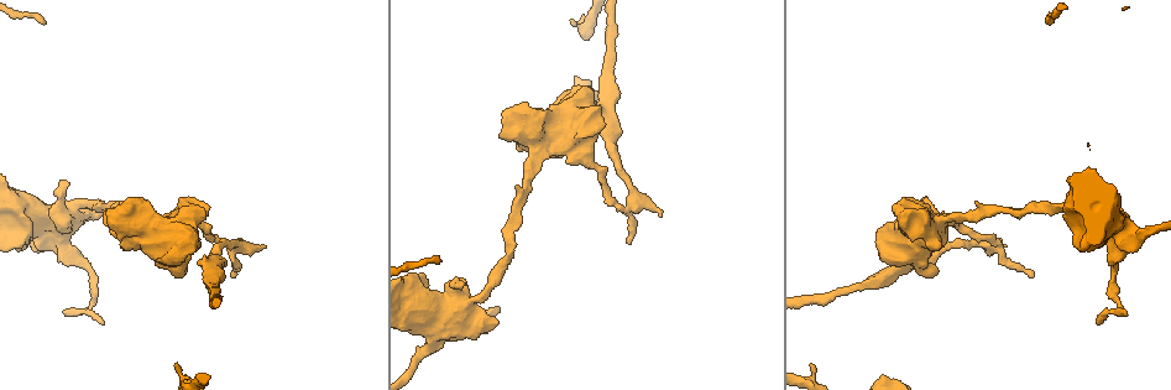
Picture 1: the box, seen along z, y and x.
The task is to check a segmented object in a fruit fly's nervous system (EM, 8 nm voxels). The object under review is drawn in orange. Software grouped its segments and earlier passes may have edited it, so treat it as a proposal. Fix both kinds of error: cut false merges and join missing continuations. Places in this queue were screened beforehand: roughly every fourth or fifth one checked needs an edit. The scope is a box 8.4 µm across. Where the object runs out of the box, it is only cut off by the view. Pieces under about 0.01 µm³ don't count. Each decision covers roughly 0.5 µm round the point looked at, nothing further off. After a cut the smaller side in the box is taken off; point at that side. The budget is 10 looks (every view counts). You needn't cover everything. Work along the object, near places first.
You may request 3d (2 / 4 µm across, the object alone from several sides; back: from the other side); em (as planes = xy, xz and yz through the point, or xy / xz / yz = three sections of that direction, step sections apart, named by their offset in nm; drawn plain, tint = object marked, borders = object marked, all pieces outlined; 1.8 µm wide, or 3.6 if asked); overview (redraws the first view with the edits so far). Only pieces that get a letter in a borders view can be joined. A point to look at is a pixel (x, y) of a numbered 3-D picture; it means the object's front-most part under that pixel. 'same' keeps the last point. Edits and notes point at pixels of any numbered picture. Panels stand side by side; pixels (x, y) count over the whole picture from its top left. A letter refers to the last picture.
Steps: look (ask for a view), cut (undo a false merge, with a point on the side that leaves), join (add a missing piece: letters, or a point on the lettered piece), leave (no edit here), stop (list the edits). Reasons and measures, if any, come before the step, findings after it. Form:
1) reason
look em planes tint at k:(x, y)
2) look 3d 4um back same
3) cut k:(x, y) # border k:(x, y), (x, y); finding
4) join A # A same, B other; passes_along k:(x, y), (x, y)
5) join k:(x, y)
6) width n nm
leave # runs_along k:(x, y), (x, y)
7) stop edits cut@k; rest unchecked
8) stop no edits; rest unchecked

arms part here
look em xz step 4 tint at 1:(234, 244)

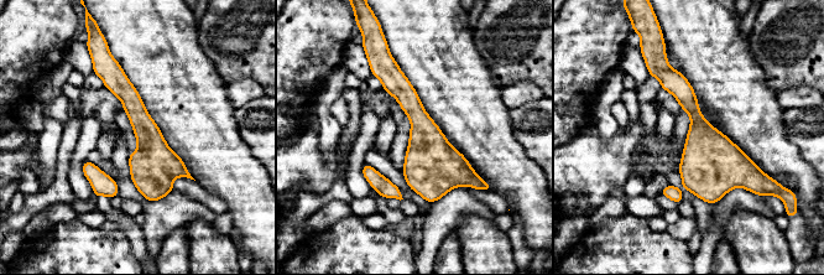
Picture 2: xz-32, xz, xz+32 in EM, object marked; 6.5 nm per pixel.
cut it another way
look em planes tint same

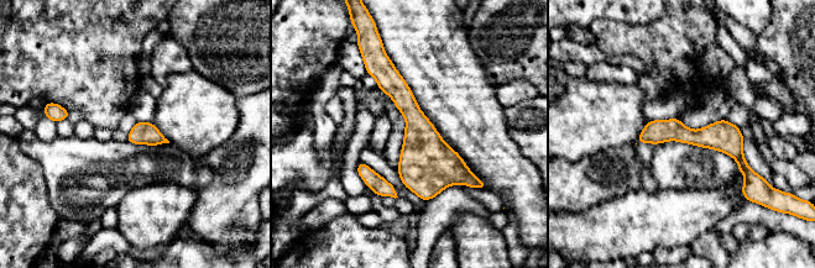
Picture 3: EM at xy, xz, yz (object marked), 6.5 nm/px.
see the neighbours
look em planes borders same

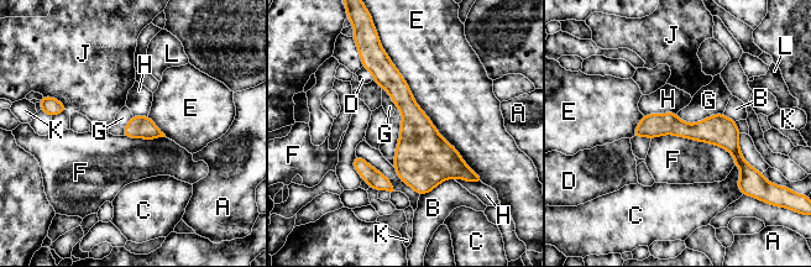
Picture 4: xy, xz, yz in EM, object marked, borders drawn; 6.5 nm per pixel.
width 140 nm; longest_contact E 1050 nm
cut 4:(718, 130) # A other, B other, C other, D other, E other, F other, G other, H other, J other, K other, L other; two cells meet here

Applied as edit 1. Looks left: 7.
tapers out
look 3d 2um at 1:(499, 311)

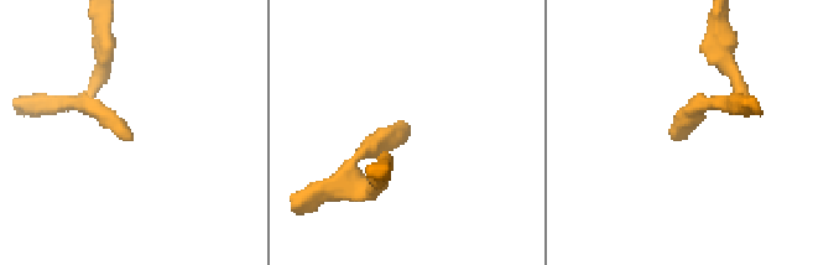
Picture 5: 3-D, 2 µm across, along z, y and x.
look em planes plain at 5:(674, 138)

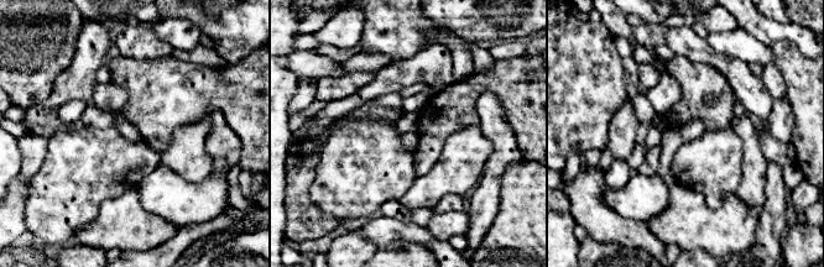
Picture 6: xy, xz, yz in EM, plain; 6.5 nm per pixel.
look em planes borders same

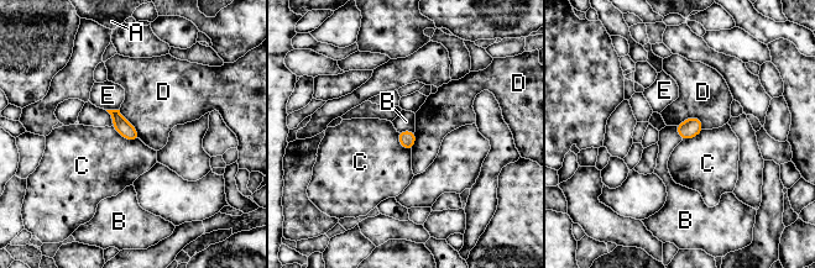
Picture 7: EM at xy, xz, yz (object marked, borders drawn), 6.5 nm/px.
width 100 nm
leave # A other, B other, C other, D other, E other; no lettered piece goes on from it

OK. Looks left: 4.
branch stops here
look 3d 2um back at 1:(62, 180)

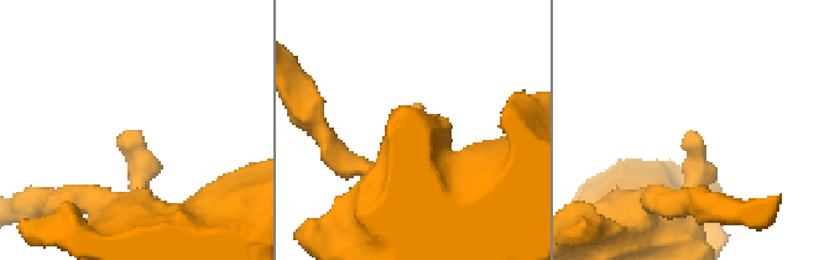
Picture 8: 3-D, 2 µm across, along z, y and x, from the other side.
look em planes borders at 8:(694, 132)

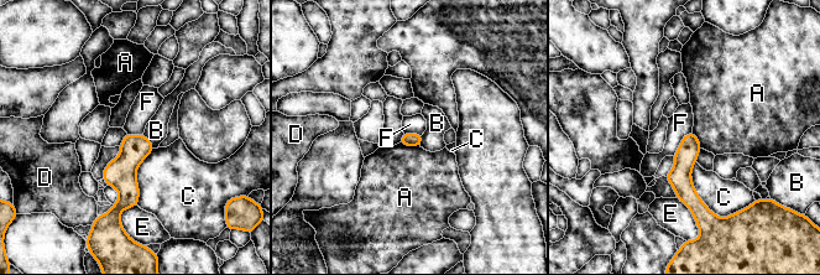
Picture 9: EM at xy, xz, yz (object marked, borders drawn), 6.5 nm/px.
leave # A other, B other, C other, D other, E other, F other; none of them fits

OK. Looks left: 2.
stop edits cut@4; rest unchecked

